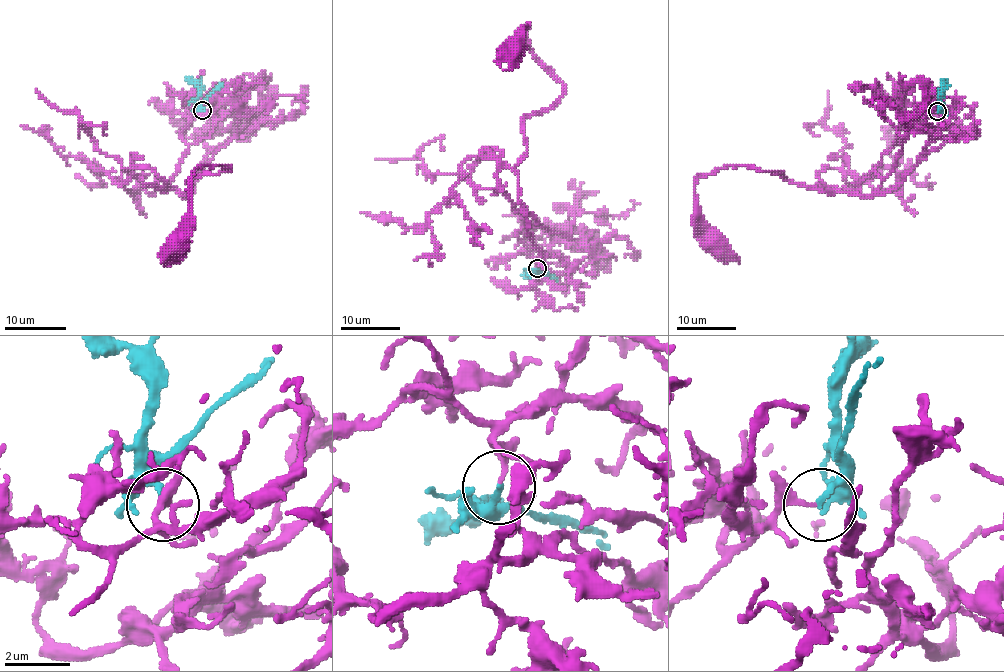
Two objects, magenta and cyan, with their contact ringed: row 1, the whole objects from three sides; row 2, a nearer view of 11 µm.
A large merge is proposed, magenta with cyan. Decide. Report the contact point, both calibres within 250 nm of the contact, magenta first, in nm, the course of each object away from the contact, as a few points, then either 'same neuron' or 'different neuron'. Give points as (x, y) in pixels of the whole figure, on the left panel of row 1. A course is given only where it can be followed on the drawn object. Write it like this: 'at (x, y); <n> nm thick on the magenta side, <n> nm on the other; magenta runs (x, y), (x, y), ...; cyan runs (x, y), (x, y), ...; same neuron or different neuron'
at (202, 110); 160 nm thick on the magenta side, 170 nm on the other; magenta runs (201, 110), (160, 189), (189, 192), (198, 175), (229, 171), (192, 174), (191, 215), (160, 254), (166, 265); cyan runs (201, 110), (198, 104), (200, 88), (186, 76); same neuron

